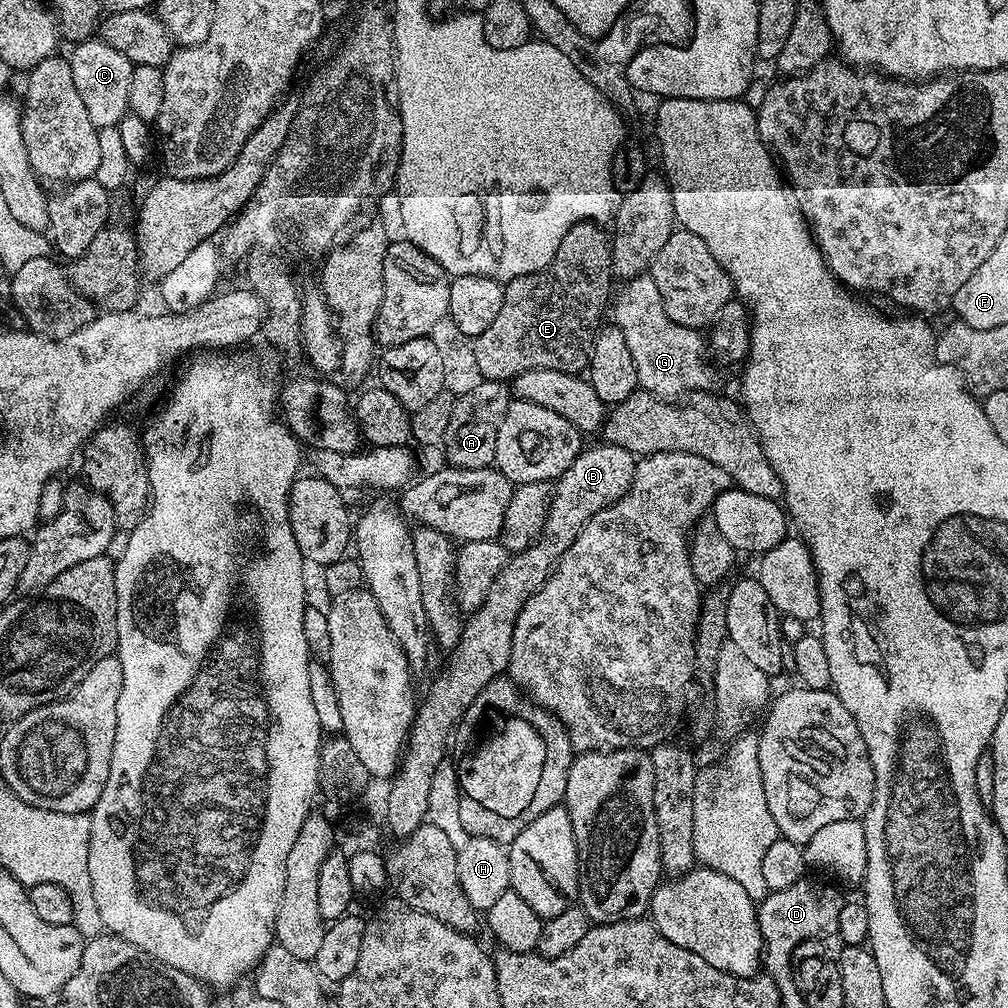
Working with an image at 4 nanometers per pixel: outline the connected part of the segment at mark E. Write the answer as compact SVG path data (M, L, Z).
M583 220L574 226L570 226L570 230L566 230L566 234L562 238L562 242L558 246L558 250L554 254L554 258L544 267L541 272L534 274L526 274L519 276L504 284L504 301L502 302L502 310L498 310L498 314L494 318L494 322L490 322L490 326L486 326L486 330L482 330L480 336L474 340L475 361L481 371L484 380L497 380L508 382L524 371L528 370L560 370L580 374L587 369L588 357L592 355L592 341L596 339L598 329L601 327L600 315L605 315L606 309L610 304L610 297L614 292L614 277L612 274L612 242L607 231L604 232L599 223Z

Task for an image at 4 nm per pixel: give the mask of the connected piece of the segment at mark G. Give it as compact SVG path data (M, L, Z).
M651 274L623 281L615 293L610 316L611 312L613 318L616 319L613 320L614 326L622 330L622 335L626 337L626 347L634 357L634 366L638 370L638 382L643 391L649 392L651 396L657 396L659 400L676 402L681 398L688 398L693 394L700 394L711 389L708 387L715 382L716 372L708 365L705 337L697 329L678 326L678 322L674 322L670 314L666 314L666 306L662 306L662 294L658 294L658 286L654 286L654 278Z

